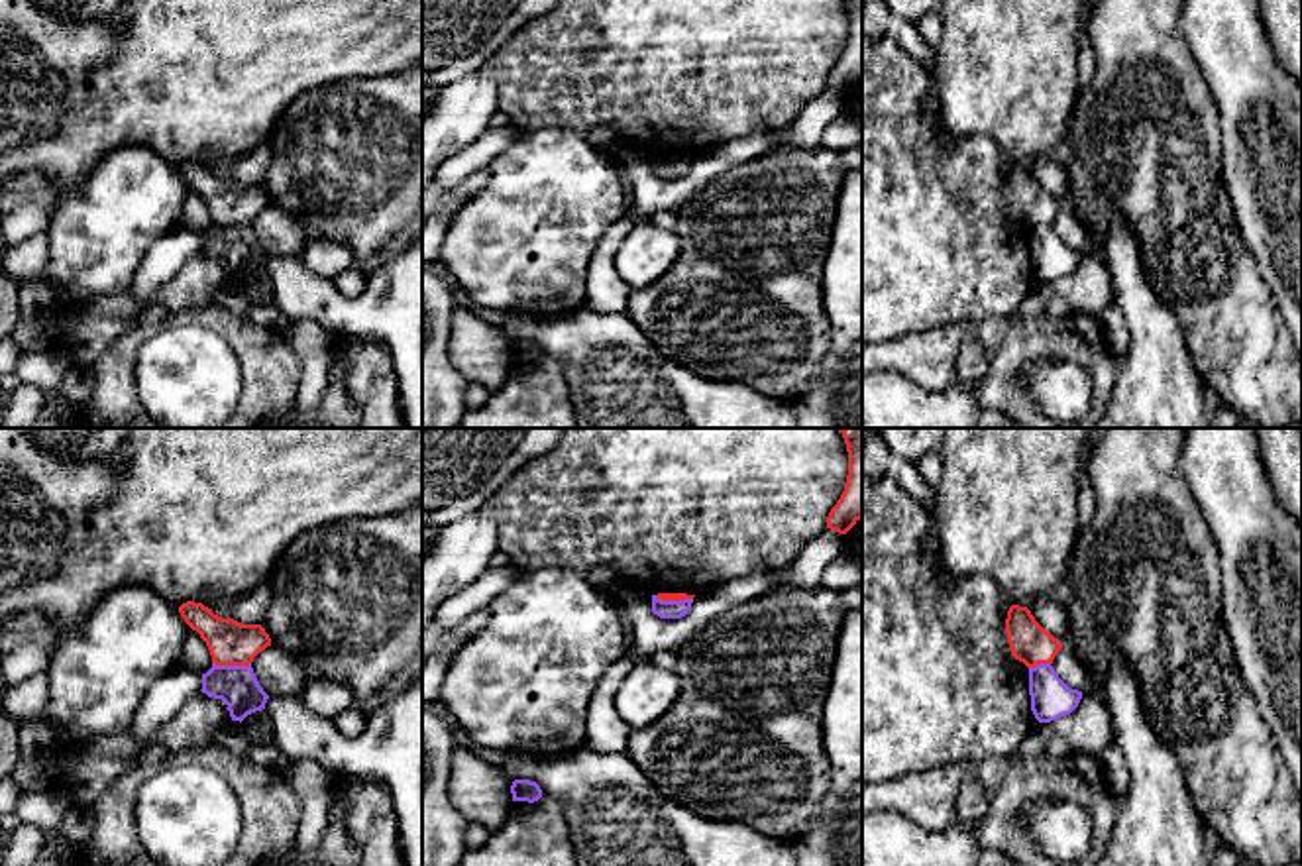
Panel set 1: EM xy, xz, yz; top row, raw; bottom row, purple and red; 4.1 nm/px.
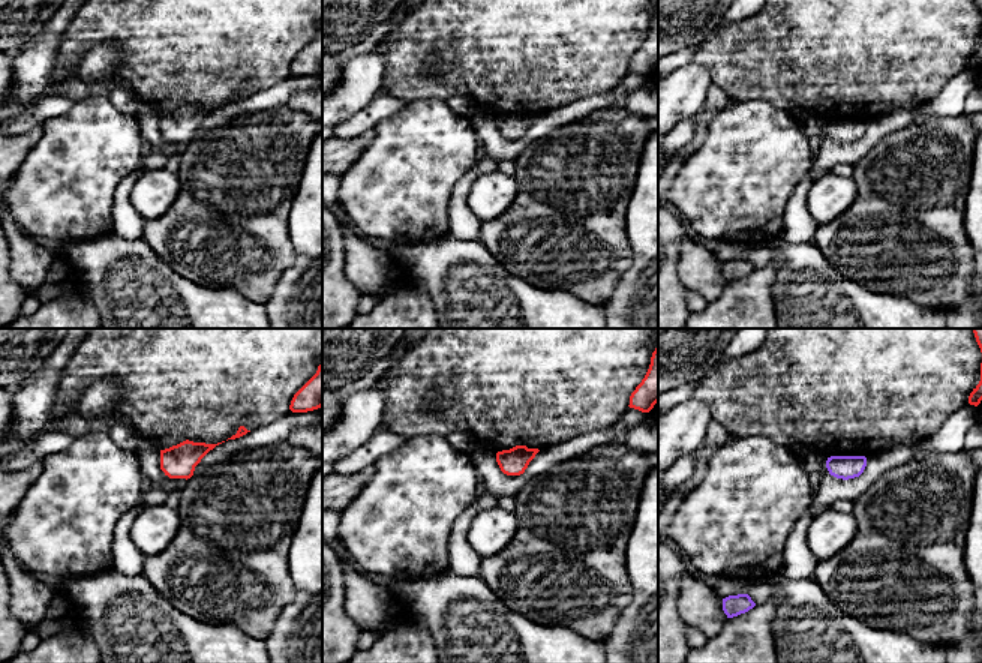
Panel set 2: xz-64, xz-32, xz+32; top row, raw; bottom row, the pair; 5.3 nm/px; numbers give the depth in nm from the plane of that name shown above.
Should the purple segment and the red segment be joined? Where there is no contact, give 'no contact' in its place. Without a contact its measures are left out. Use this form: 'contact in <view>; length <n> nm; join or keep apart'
contact in xy; length 160 nm; keep apart

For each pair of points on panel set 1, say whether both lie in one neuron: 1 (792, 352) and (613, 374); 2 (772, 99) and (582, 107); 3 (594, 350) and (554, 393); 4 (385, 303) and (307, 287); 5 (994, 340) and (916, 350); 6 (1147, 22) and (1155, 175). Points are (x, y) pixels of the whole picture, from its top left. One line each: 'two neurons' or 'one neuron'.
1: two neurons
2: one neuron
3: two neurons
4: one neuron
5: one neuron
6: one neuron

